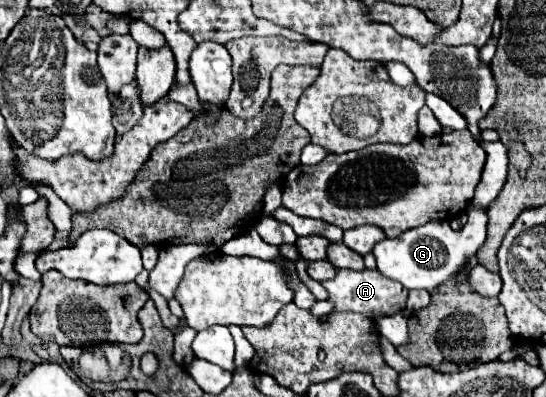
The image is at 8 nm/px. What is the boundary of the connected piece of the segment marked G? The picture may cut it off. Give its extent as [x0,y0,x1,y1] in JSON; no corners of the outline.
[373,209,487,291]

